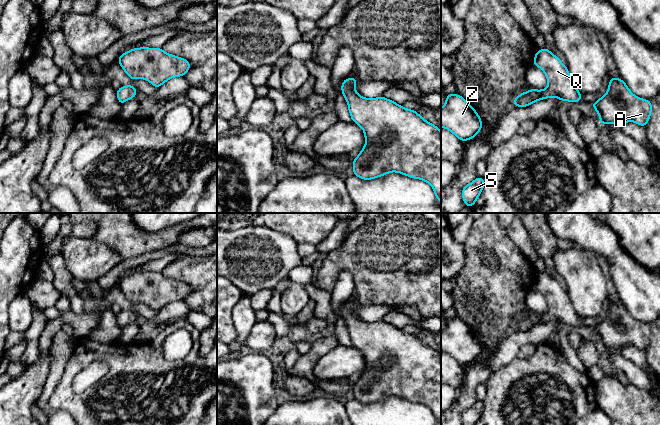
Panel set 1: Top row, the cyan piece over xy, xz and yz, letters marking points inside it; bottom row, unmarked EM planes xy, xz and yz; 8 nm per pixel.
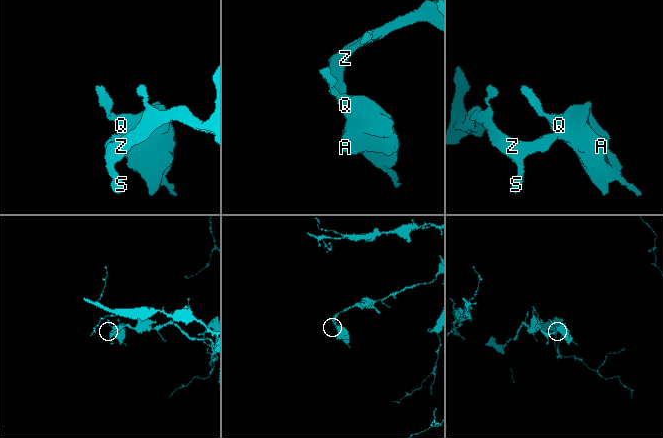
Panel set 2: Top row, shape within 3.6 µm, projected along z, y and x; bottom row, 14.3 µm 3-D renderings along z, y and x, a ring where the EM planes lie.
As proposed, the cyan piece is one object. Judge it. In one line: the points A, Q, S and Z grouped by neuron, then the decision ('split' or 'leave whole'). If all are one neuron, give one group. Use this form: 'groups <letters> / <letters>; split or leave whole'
groups A Q S Z; leave whole

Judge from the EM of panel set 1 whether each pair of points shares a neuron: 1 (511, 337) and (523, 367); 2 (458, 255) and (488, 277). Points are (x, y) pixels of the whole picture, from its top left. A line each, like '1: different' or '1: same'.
1: different
2: different

